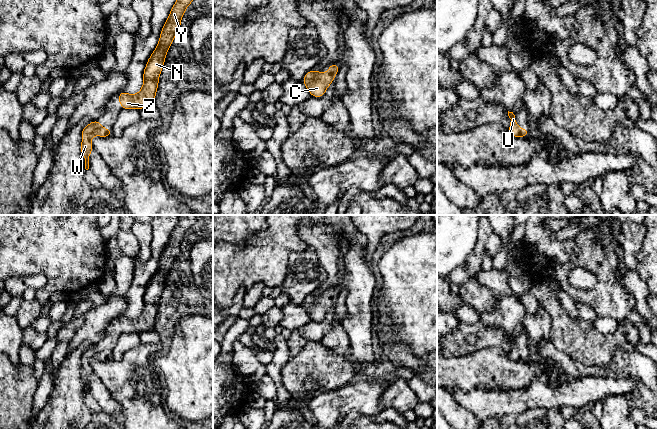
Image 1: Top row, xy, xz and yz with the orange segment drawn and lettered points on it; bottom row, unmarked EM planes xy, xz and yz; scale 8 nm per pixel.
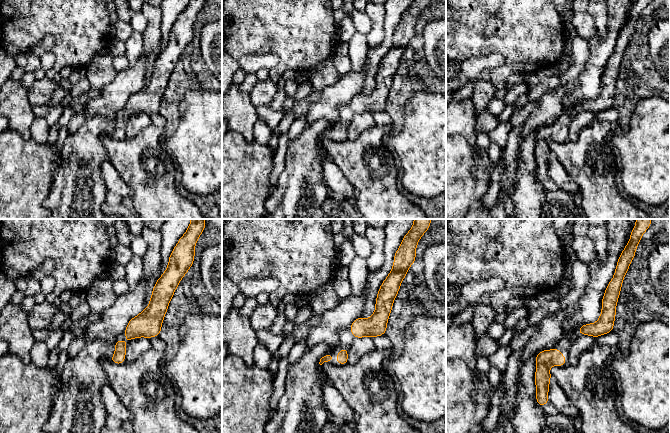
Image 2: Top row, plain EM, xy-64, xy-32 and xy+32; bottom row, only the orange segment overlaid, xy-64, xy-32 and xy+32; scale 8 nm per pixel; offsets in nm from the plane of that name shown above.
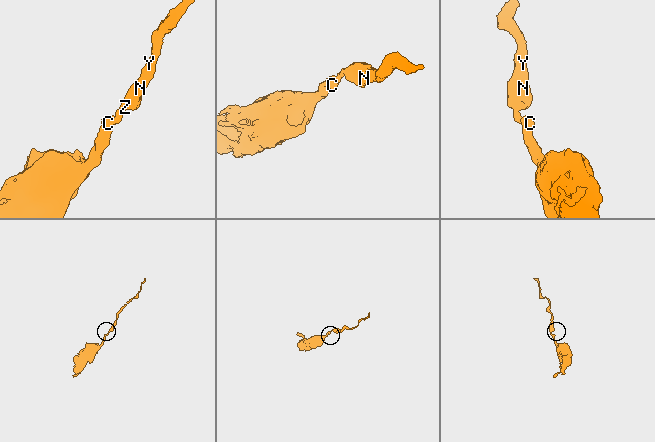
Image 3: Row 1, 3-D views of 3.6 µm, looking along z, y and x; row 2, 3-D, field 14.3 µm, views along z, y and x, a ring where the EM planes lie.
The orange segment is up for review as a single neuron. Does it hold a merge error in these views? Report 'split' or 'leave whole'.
leave whole

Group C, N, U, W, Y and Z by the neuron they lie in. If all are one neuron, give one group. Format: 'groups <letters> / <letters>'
groups C N U W Y Z

